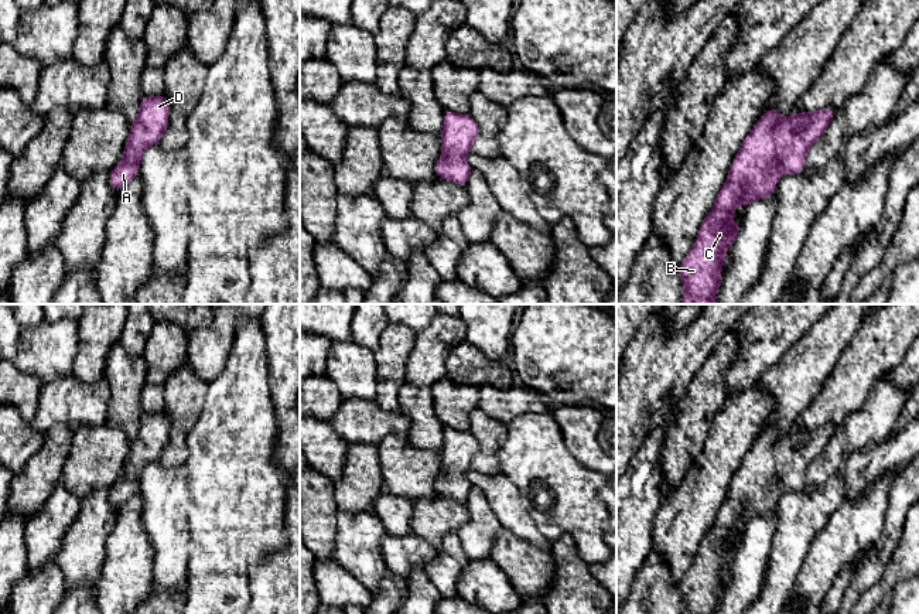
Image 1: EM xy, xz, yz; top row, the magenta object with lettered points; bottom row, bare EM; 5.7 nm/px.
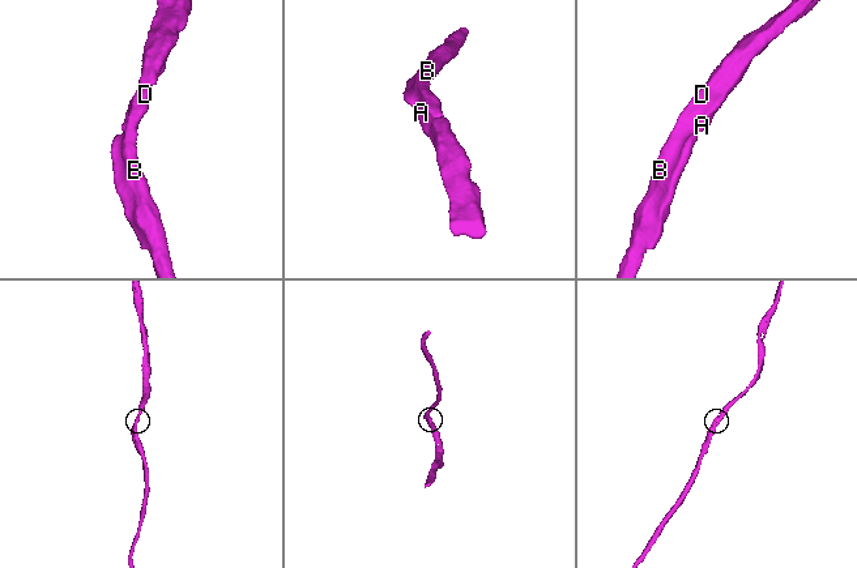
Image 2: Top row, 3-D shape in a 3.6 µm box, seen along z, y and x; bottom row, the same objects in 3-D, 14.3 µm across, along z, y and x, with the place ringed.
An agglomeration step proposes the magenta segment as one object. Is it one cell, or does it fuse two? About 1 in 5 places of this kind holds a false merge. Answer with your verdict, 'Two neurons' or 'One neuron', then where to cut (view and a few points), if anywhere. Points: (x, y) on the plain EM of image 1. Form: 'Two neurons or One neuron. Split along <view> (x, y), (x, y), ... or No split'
One neuron. No split

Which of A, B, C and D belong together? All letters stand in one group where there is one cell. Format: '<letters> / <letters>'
A B C D

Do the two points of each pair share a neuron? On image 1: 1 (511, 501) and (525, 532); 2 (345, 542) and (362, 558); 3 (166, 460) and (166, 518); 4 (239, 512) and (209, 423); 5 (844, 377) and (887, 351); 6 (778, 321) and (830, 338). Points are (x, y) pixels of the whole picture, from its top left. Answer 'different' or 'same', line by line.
1: same
2: same
3: different
4: same
5: same
6: different

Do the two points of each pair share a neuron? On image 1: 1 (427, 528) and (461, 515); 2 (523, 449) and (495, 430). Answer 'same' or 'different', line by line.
1: same
2: different

